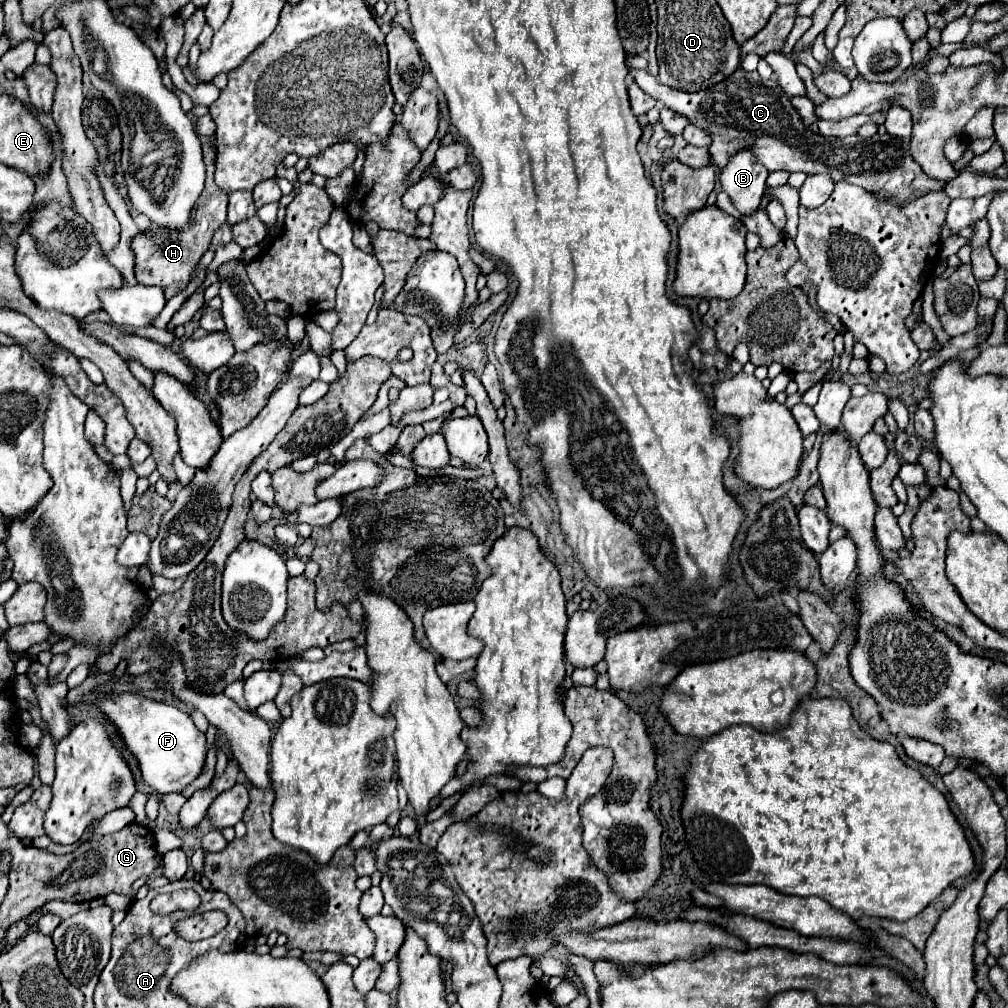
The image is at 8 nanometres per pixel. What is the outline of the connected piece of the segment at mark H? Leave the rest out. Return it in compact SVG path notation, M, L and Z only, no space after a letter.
M204 143L204 165L206 165L206 185L204 191L200 193L196 205L192 207L190 213L190 227L184 231L178 229L168 229L168 227L158 227L152 223L148 233L138 233L132 239L132 253L134 253L134 275L140 285L160 285L164 289L166 299L174 297L182 289L188 287L190 277L200 263L202 255L208 251L212 243L212 235L226 223L226 205L228 205L228 195L214 183L214 163L216 163L216 153L214 149Z

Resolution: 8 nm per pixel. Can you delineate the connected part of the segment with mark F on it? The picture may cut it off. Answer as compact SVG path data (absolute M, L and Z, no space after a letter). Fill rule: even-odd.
M100 693L94 701L104 717L116 727L124 747L136 757L144 783L158 793L180 793L202 771L206 759L206 737L196 731L192 719L182 709L148 699L140 693Z

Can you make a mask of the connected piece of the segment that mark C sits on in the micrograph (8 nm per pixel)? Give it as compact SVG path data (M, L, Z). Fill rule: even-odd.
M738 67L738 71L724 81L698 93L674 91L672 87L658 83L646 71L632 71L632 77L638 87L652 95L658 103L680 111L690 119L690 123L712 135L710 155L716 167L724 167L728 157L748 147L770 171L802 171L808 175L828 173L836 181L860 185L878 199L892 199L900 207L930 191L944 189L944 183L924 175L922 167L912 159L908 139L898 139L888 133L878 133L868 139L858 135L832 139L812 133L802 123L802 117L790 105L790 97L780 89L780 85L774 79L762 79L756 71L748 73Z

